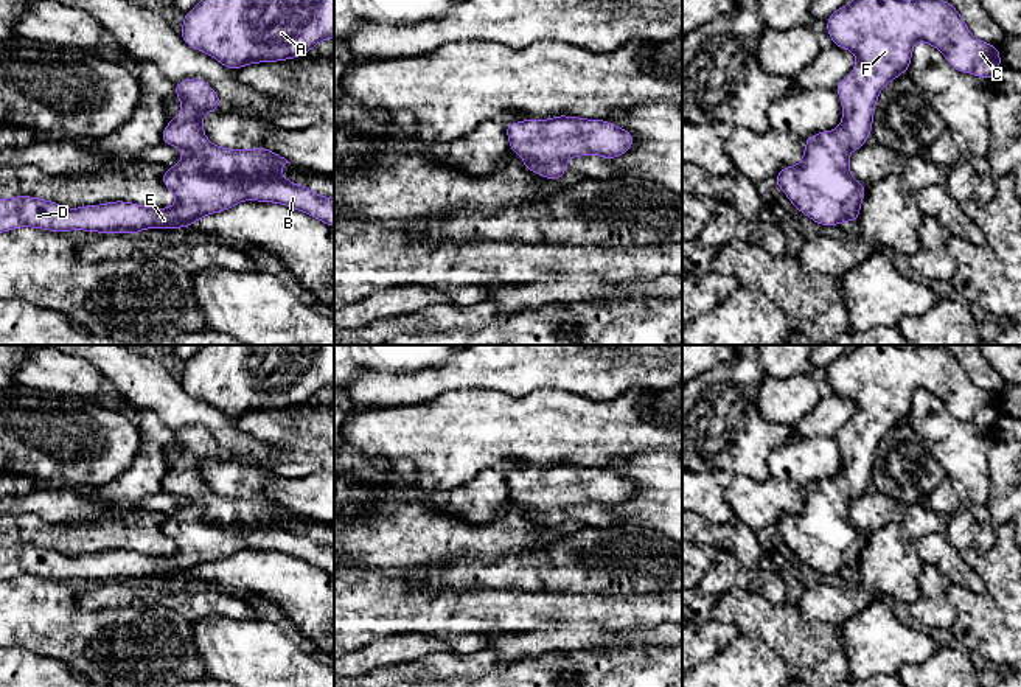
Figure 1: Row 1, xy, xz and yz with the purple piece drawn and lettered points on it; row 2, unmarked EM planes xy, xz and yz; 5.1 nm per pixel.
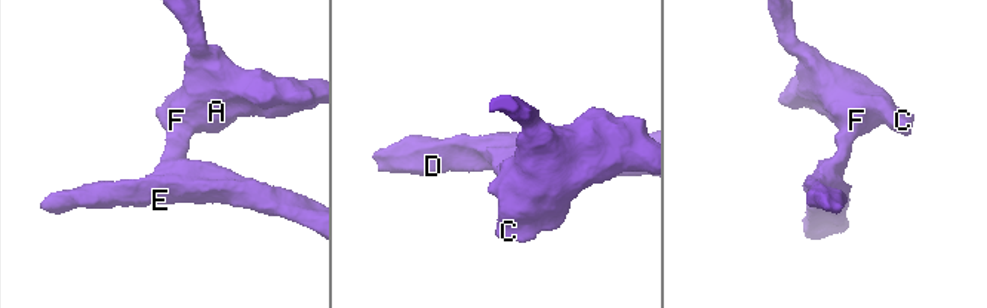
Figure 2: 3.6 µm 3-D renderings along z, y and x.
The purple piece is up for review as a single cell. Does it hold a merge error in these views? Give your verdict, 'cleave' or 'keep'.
keep

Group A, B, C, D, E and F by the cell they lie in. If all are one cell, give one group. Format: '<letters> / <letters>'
A B C D E F

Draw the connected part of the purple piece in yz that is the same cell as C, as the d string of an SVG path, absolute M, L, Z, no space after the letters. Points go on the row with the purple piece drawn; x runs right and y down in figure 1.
M855 0L828 16L827 34L836 47L856 56L855 70L836 85L842 101L842 123L835 131L810 135L800 163L783 166L772 183L819 225L839 225L844 221L858 221L866 196L866 185L850 174L849 154L866 146L880 92L908 71L915 42L923 40L940 50L953 68L977 78L993 79L1002 64L999 48L976 39L946 0Z

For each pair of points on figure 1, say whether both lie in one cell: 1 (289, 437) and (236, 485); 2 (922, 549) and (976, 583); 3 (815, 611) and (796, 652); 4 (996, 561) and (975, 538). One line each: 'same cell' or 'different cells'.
1: different cells
2: same cell
3: different cells
4: different cells

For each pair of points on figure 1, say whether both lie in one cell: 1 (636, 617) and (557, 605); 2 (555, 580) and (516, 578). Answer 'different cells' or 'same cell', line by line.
1: same cell
2: same cell

